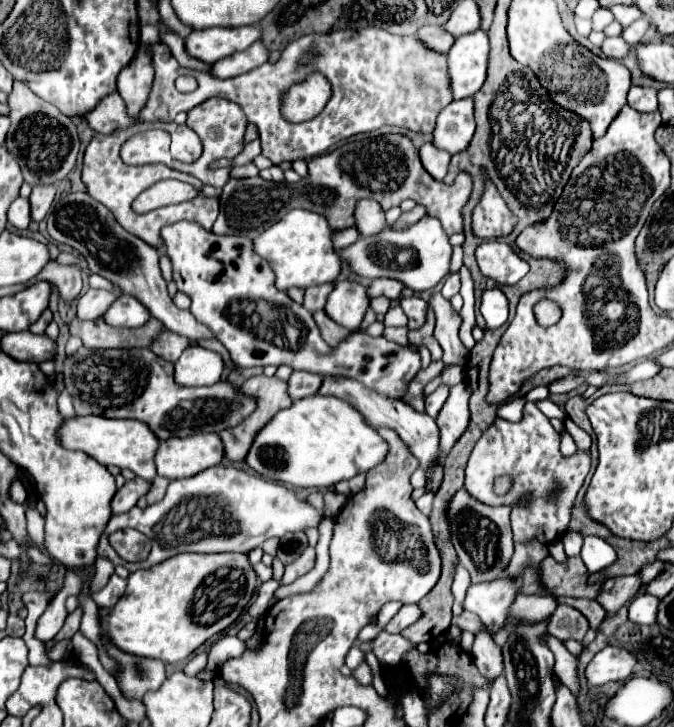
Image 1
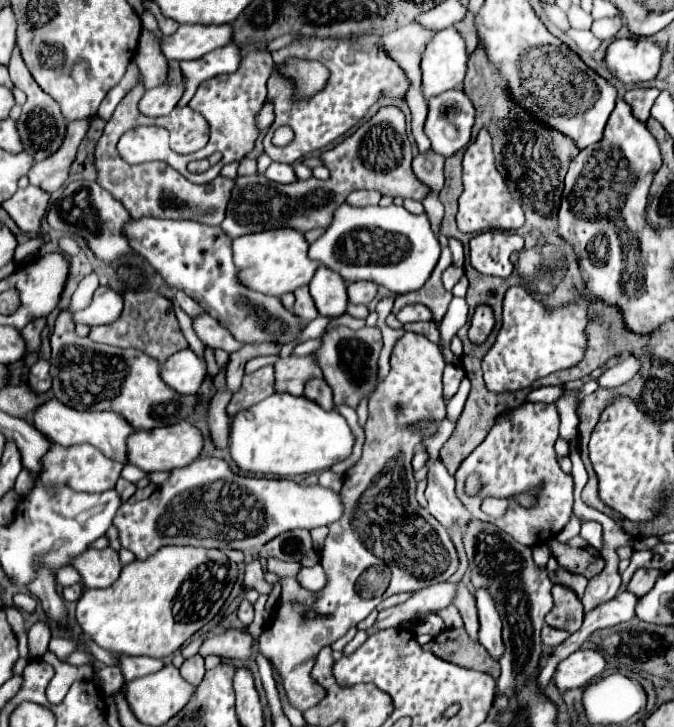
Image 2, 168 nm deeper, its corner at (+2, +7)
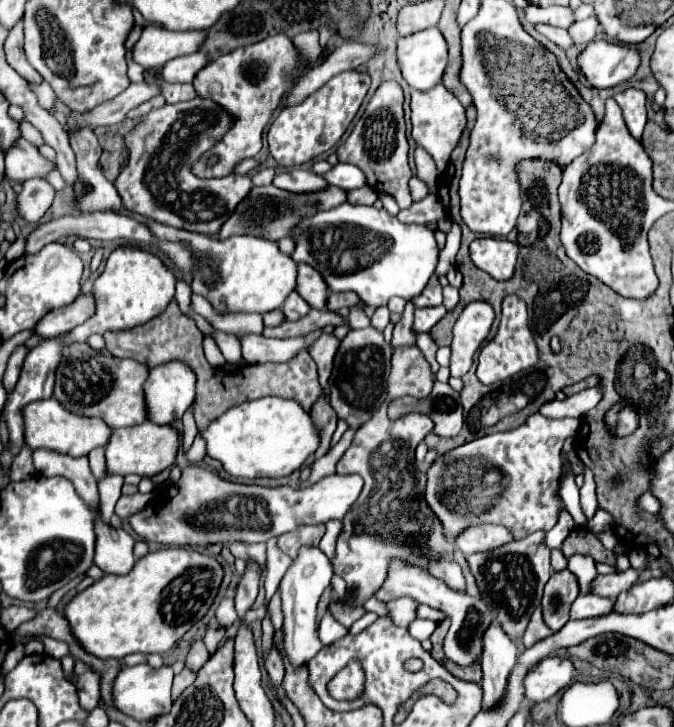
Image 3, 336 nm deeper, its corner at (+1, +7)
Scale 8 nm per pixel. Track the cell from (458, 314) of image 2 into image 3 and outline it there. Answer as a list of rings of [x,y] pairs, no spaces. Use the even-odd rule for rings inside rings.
[[[452,285],[444,287],[444,307],[446,307],[448,311],[452,311],[452,309],[458,305],[458,301],[460,301],[458,289],[454,289]]]

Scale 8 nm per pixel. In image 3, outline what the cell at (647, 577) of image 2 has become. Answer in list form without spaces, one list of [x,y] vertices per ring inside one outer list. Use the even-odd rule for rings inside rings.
[[[626,569],[626,571],[616,571],[612,575],[598,575],[596,581],[592,583],[592,593],[616,599],[622,591],[628,591],[628,587],[634,587],[638,581],[638,571],[636,569]]]

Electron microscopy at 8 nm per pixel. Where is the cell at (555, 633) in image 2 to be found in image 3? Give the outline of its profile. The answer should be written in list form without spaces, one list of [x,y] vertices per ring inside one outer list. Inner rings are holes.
[[[536,605],[536,611],[534,611],[534,615],[530,619],[530,625],[528,625],[528,631],[524,633],[524,645],[532,647],[534,643],[546,639],[548,635],[552,635],[552,631],[550,631],[550,627],[546,627],[546,623],[542,619],[541,606]]]

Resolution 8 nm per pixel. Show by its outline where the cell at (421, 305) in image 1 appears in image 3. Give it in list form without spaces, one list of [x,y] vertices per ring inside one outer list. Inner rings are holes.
[[[444,305],[438,307],[426,307],[426,309],[416,309],[414,311],[414,331],[430,331],[442,317],[446,315]]]

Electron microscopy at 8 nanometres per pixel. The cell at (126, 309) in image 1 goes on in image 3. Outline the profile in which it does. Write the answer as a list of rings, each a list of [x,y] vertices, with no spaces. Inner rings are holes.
[[[92,291],[78,295],[78,299],[62,309],[50,311],[36,327],[34,331],[42,335],[44,339],[52,339],[58,335],[64,335],[66,331],[72,331],[74,327],[82,325],[90,315],[94,315],[94,295]]]

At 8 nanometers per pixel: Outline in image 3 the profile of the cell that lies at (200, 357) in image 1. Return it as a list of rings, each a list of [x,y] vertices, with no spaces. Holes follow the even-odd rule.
[[[170,361],[166,365],[158,365],[158,367],[150,369],[150,377],[144,383],[144,393],[146,393],[148,419],[158,423],[158,425],[172,423],[174,419],[182,419],[184,411],[194,401],[194,395],[196,395],[196,375],[182,361]]]

